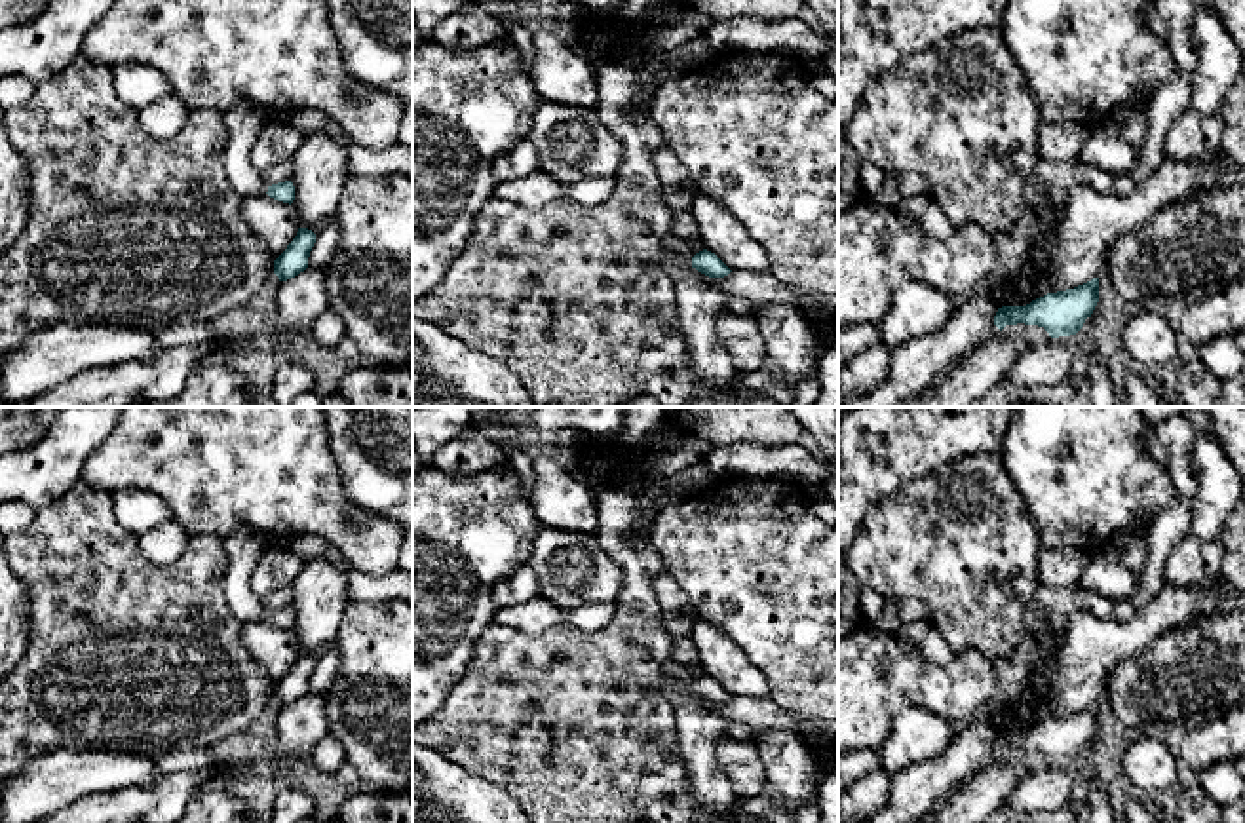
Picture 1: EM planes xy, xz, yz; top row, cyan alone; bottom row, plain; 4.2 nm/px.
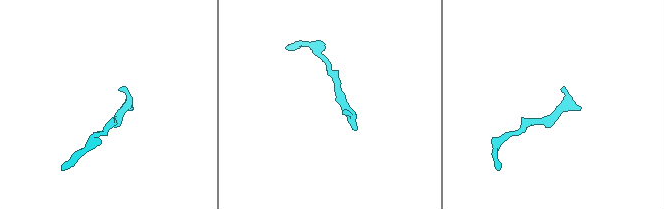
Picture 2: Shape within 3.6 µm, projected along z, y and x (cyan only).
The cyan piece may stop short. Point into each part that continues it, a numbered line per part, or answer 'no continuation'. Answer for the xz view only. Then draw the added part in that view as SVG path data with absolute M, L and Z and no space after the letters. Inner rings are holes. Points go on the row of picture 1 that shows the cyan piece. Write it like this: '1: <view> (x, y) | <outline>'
1: xz (673, 265) | M665 251L663 272L669 278L675 279L677 276L684 274L690 268L692 268L692 257L684 257L679 253Z

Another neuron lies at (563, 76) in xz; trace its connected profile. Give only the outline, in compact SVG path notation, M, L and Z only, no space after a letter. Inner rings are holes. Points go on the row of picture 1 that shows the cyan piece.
M538 30L532 42L536 57L530 76L540 89L540 101L595 108L599 87L593 65L574 53L557 30Z

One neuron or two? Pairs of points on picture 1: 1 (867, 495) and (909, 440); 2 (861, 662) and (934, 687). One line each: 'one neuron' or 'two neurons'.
1: one neuron
2: one neuron

